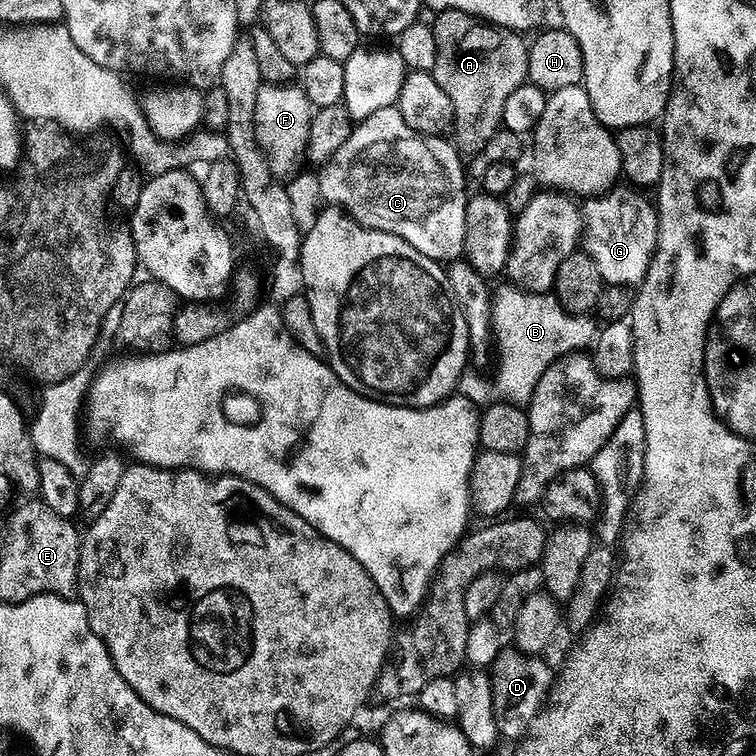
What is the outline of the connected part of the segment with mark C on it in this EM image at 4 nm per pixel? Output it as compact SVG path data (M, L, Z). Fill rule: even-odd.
M394 106L374 110L353 127L351 134L317 175L321 197L362 225L402 238L426 258L441 262L459 261L465 255L464 231L469 193L464 192L464 168L455 143L440 138L433 142L406 126L406 118Z

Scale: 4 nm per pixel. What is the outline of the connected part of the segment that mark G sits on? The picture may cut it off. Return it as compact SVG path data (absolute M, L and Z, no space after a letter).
M613 186L583 201L582 248L594 258L594 266L598 266L605 285L639 286L656 253L660 227L653 201L635 187L620 187Z

